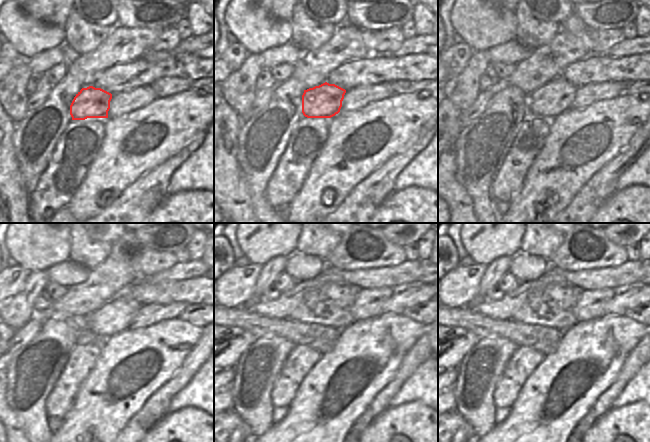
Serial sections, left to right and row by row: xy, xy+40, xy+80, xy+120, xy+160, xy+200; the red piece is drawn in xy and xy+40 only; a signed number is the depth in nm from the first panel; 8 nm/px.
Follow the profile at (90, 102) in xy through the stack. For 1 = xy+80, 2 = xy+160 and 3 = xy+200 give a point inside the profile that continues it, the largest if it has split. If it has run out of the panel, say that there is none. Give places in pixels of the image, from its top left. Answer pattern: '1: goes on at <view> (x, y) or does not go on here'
1: goes on at xy+80 (550, 100)
2: goes on at xy+160 (366, 302)
3: goes on at xy+200 (589, 306)

